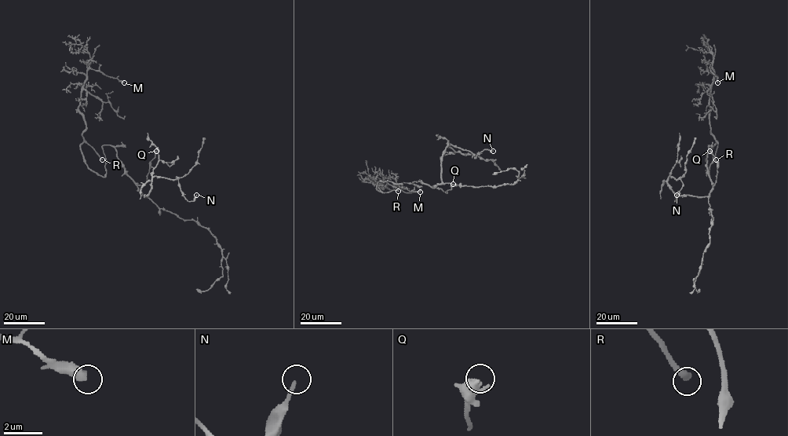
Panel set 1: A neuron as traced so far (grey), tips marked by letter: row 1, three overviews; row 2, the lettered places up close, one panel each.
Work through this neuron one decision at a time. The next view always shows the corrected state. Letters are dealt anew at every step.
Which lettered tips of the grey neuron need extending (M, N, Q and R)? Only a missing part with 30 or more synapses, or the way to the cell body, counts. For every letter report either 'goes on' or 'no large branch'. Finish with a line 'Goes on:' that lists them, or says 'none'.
M: goes on
N: no large branch
Q: no large branch
R: no large branch
Goes on: M

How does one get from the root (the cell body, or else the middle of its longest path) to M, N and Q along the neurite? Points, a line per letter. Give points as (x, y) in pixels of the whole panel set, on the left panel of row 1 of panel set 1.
M: (107, 145), (102, 147), (102, 177), (81, 151), (82, 87), (89, 68), (124, 82)
N: (107, 145), (115, 148), (125, 173), (145, 196), (155, 176), (176, 178), (188, 201), (192, 201), (196, 195)
Q: (107, 145), (115, 148), (125, 172), (141, 185), (147, 181), (150, 162), (156, 151)

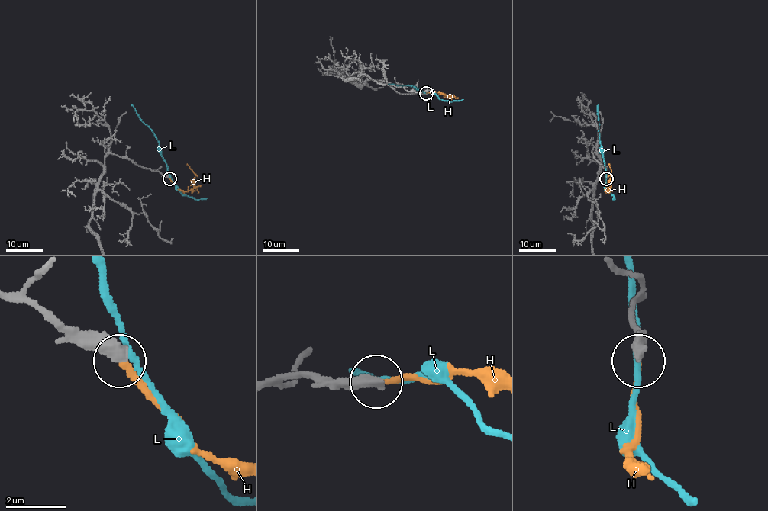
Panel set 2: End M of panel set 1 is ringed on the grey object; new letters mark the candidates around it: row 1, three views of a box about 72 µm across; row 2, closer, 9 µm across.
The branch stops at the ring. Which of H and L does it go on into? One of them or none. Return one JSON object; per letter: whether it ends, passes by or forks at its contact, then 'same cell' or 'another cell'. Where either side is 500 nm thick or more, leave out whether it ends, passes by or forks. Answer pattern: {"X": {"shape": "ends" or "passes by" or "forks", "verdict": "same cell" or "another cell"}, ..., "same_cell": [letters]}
{"H": {"shape": "ends", "verdict": "same cell"}, "L": {"shape": "passes by", "verdict": "another cell"}, "same_cell": ["H"]}

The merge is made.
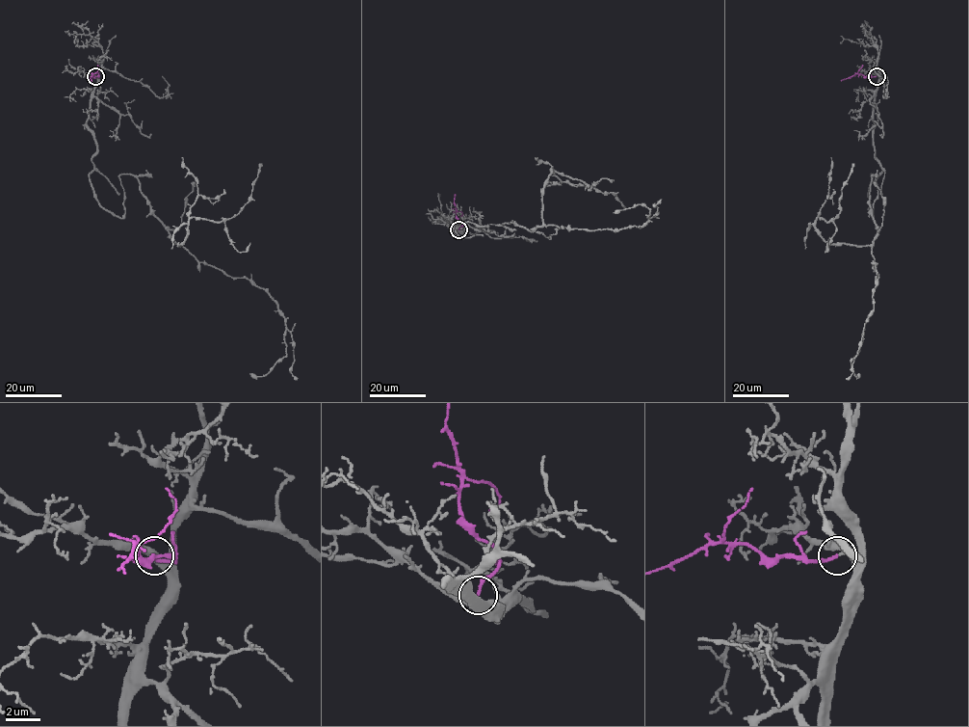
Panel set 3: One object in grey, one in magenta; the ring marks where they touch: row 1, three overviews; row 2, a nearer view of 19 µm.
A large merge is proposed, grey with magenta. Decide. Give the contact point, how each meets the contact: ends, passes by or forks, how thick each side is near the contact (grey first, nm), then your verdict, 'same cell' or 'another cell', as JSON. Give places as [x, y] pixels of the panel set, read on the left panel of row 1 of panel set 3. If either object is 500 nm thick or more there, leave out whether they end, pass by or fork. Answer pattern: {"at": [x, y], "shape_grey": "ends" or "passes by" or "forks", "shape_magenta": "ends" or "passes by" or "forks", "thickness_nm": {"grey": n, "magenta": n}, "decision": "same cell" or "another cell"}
{"at": [95, 76], "shape_grey": "passes by", "shape_magenta": "ends", "thickness_nm": {"grey": 280, "magenta": 170}, "decision": "same cell"}

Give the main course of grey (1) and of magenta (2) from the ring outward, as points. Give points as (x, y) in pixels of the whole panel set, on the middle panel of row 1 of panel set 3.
1: (458, 230), (620, 229), (641, 227), (650, 209), (613, 212)
2: (458, 229), (462, 223), (456, 215), (455, 194)

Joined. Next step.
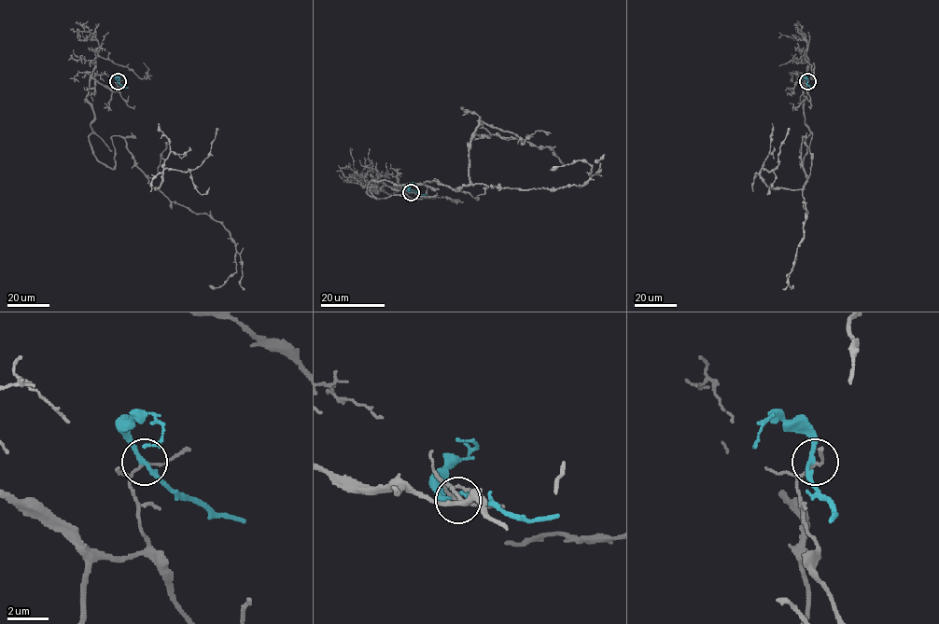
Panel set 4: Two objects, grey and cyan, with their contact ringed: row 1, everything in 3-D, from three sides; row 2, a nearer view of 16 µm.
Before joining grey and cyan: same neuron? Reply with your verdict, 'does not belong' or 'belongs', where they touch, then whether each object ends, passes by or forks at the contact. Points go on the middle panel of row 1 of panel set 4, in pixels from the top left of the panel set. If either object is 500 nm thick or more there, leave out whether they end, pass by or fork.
does not belong; at (411, 192); grey passes by; cyan passes by

